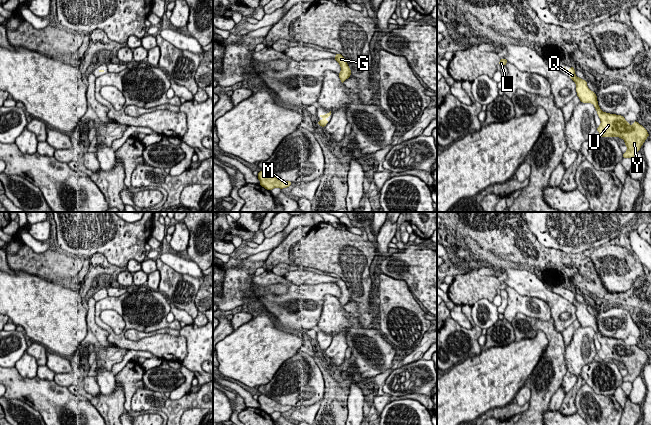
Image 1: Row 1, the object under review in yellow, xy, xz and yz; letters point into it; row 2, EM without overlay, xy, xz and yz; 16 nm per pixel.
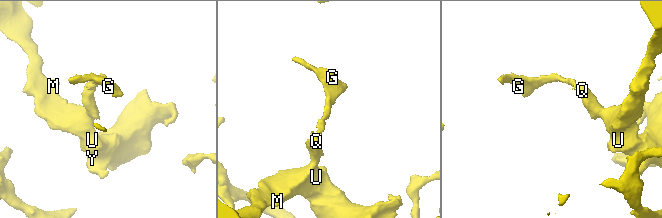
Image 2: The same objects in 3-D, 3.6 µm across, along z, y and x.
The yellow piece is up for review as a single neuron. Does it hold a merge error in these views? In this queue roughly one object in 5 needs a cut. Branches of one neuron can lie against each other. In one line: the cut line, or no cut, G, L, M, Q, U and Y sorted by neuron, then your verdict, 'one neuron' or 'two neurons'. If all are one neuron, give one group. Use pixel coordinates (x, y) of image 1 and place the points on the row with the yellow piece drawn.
no cut; G L M Q U Y; one neuron

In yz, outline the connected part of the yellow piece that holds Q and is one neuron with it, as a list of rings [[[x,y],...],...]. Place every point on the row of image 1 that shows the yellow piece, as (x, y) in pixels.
[[[564,67],[564,73],[568,73],[570,79],[576,83],[576,92],[580,101],[583,103],[590,102],[594,105],[601,120],[600,126],[597,127],[600,136],[622,138],[627,146],[627,151],[623,153],[623,158],[633,158],[646,138],[649,137],[645,127],[637,121],[634,121],[633,125],[630,126],[624,116],[603,112],[598,105],[596,93],[588,88],[585,80],[575,75],[574,67],[570,67],[569,71]]]

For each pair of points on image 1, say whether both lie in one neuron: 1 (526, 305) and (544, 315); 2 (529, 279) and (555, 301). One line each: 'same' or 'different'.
1: same
2: same

